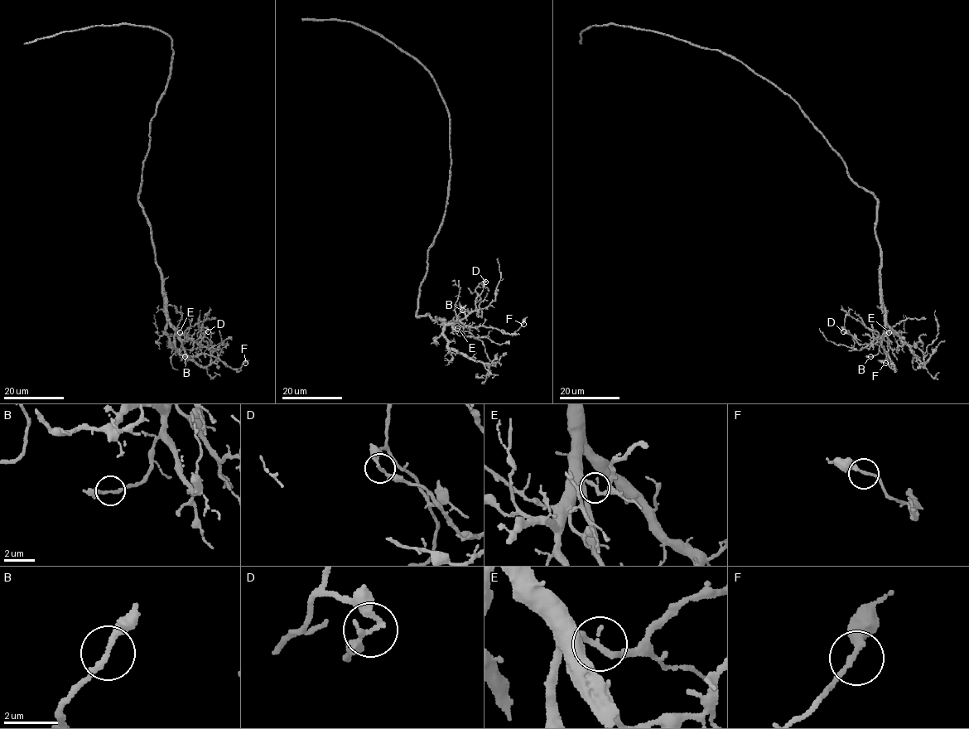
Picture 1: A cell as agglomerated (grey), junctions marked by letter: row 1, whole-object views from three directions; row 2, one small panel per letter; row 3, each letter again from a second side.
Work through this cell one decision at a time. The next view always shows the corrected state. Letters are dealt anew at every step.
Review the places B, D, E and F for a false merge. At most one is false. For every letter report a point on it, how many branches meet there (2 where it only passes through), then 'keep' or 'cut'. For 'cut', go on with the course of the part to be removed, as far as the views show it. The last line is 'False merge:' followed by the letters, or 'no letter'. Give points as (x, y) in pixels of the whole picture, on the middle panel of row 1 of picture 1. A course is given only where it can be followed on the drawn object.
B: place (462, 310); branches 2; keep
D: place (485, 282); branches 2; cut; course (485, 282), (479, 283), (472, 293), (468, 287)
E: place (457, 328); branches 2; keep
F: place (523, 324); branches 2; keep
False merge: D

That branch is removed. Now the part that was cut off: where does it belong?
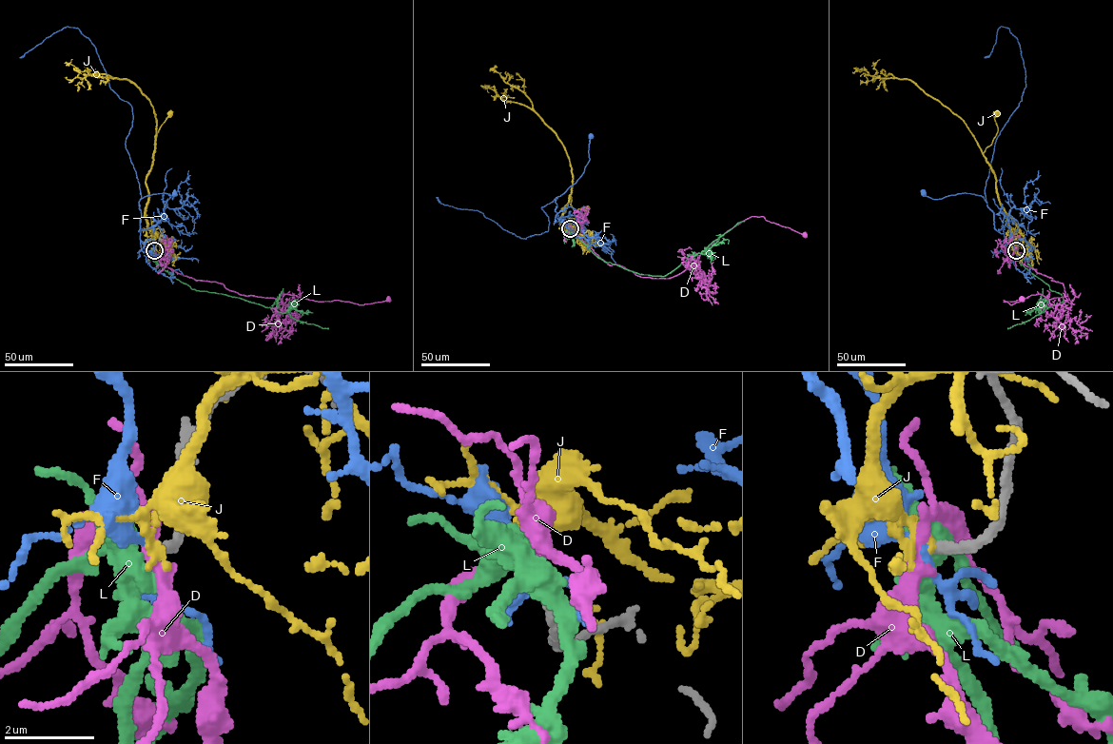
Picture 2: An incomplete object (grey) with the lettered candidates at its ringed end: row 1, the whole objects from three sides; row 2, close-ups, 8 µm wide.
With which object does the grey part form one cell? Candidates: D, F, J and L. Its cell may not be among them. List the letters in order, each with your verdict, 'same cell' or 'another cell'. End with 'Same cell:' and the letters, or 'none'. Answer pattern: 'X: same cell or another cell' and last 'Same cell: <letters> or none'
D: same cell
F: another cell
J: another cell
L: another cell
Same cell: D

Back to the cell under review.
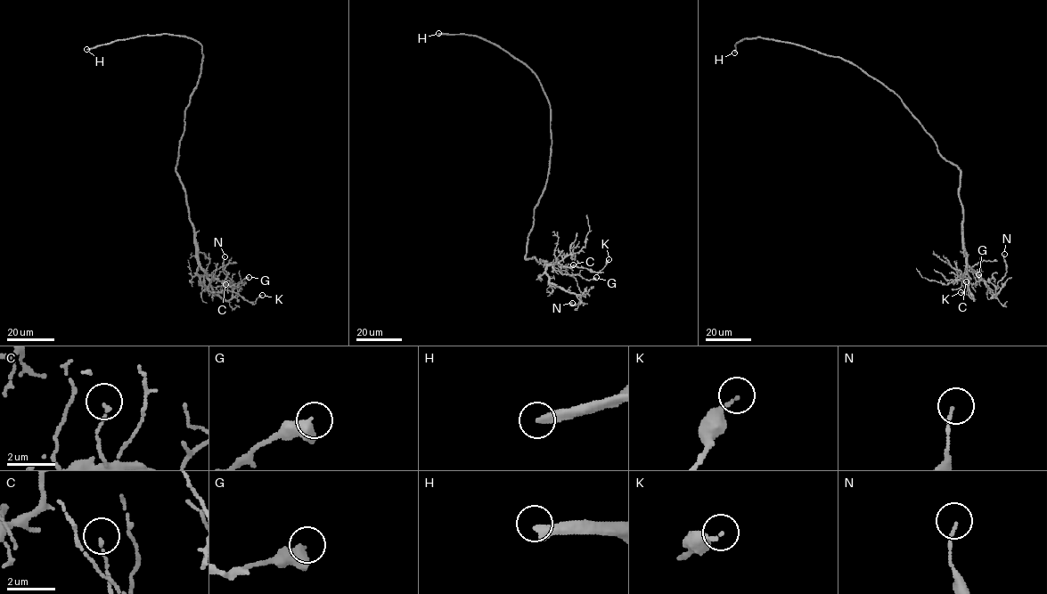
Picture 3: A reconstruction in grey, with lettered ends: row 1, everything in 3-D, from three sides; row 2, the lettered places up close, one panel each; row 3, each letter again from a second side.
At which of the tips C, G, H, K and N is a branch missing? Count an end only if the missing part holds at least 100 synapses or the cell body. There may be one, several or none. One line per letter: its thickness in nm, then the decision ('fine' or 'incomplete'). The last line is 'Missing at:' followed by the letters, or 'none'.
C: 100 nm | fine
G: 340 nm | fine
H: 400 nm | incomplete
K: 110 nm | fine
N: 80 nm | fine
Missing at: H

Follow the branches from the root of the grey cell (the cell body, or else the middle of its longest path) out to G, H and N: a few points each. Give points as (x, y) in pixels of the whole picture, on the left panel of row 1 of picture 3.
G: (184, 117), (175, 171), (184, 191), (204, 283), (208, 288), (219, 287), (249, 277)
H: (184, 117), (200, 75), (202, 45), (196, 40), (168, 34), (140, 36), (86, 49)
N: (184, 117), (175, 171), (193, 229), (197, 275), (203, 285), (230, 300), (238, 291), (223, 271), (224, 256)

